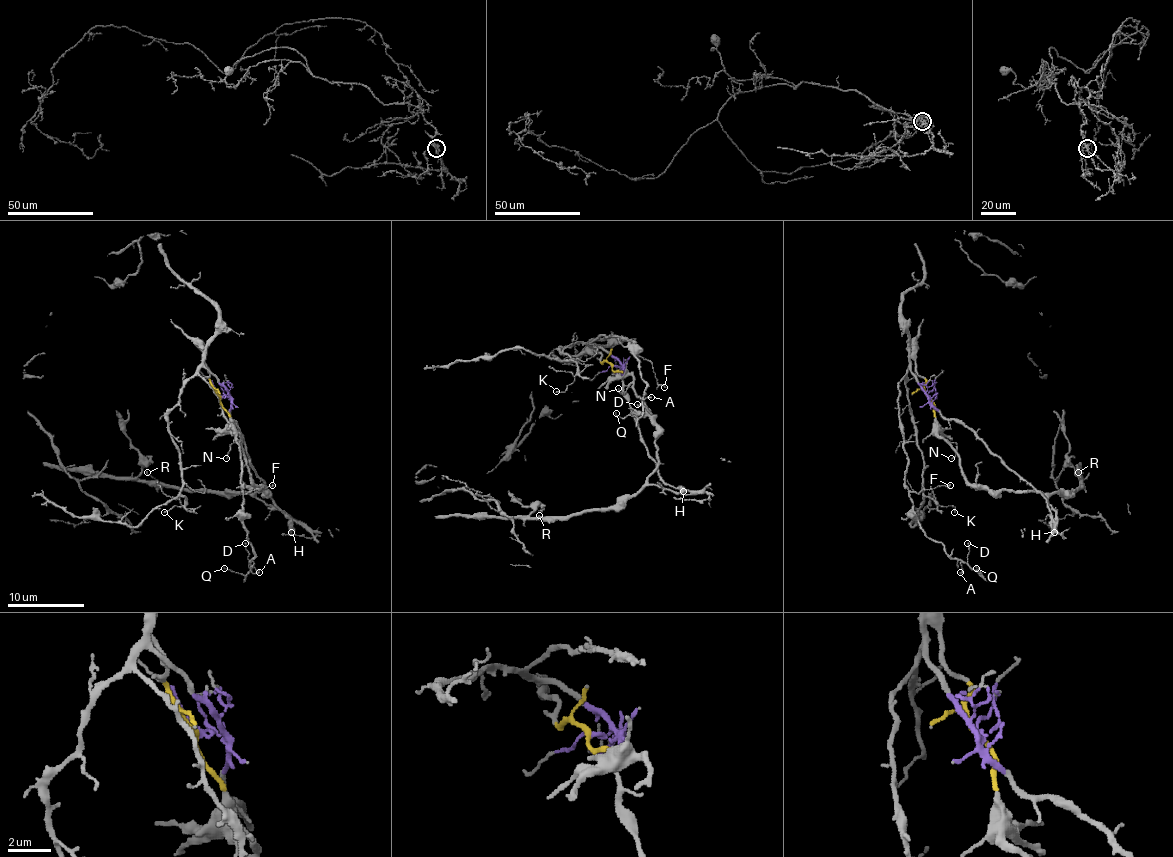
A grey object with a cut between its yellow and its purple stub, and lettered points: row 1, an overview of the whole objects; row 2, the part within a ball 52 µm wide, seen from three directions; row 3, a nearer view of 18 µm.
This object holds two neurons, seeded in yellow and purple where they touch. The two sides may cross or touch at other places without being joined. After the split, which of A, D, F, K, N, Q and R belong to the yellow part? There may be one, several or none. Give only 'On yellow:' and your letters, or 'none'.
On yellow: N, R

